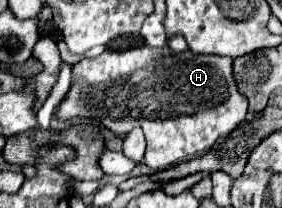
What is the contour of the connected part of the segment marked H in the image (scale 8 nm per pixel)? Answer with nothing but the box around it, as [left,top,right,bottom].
[54,44,248,172]

